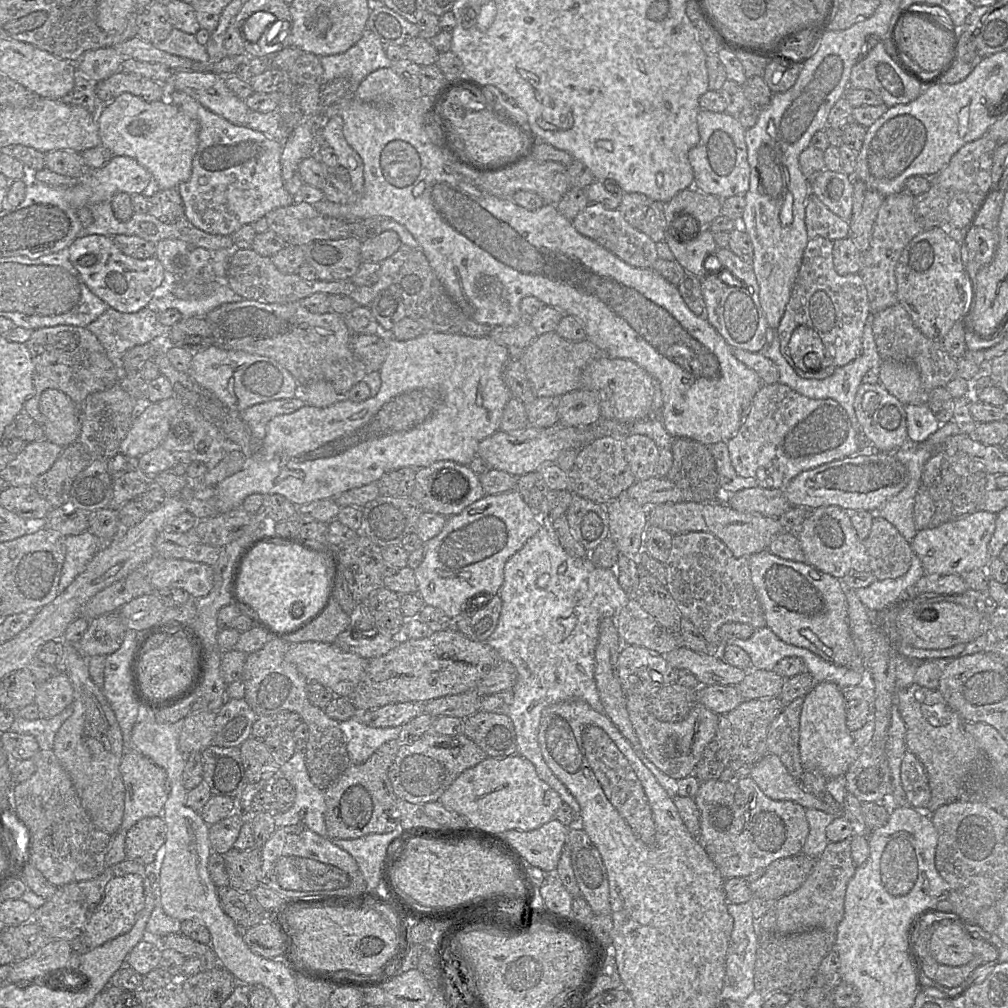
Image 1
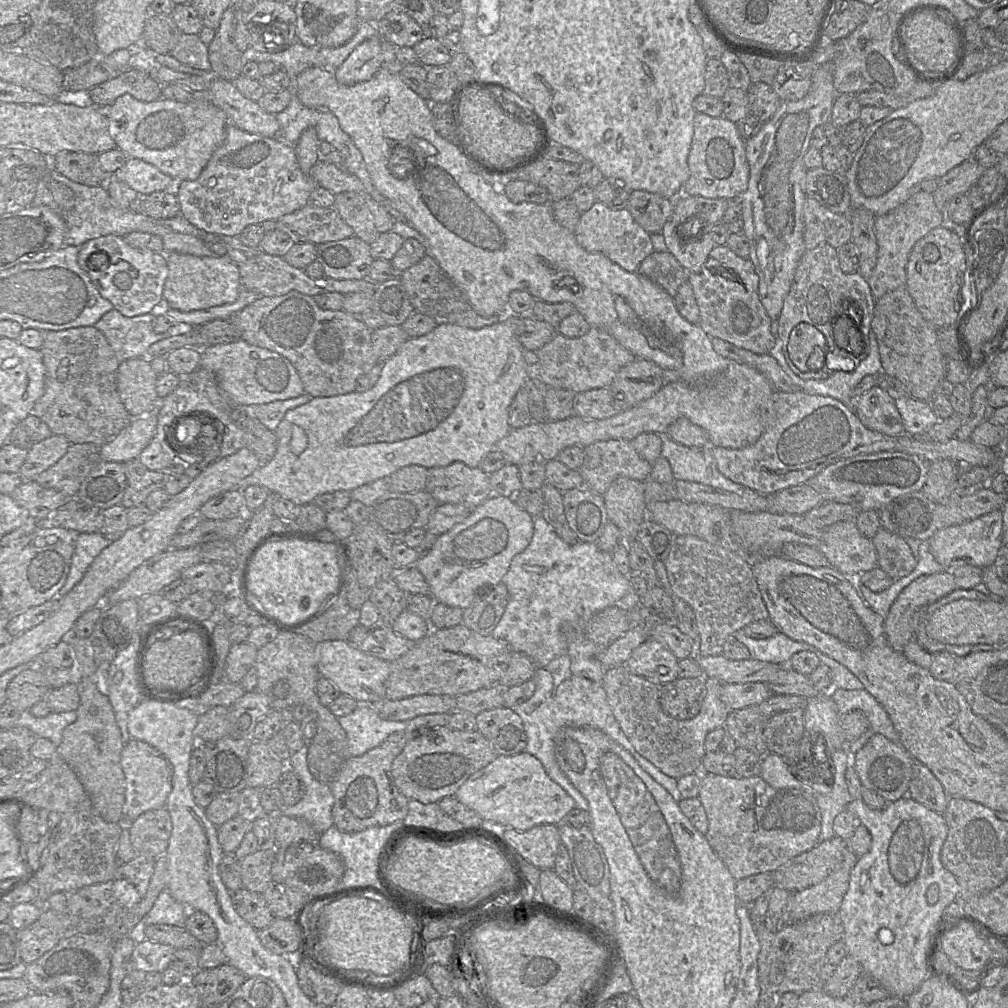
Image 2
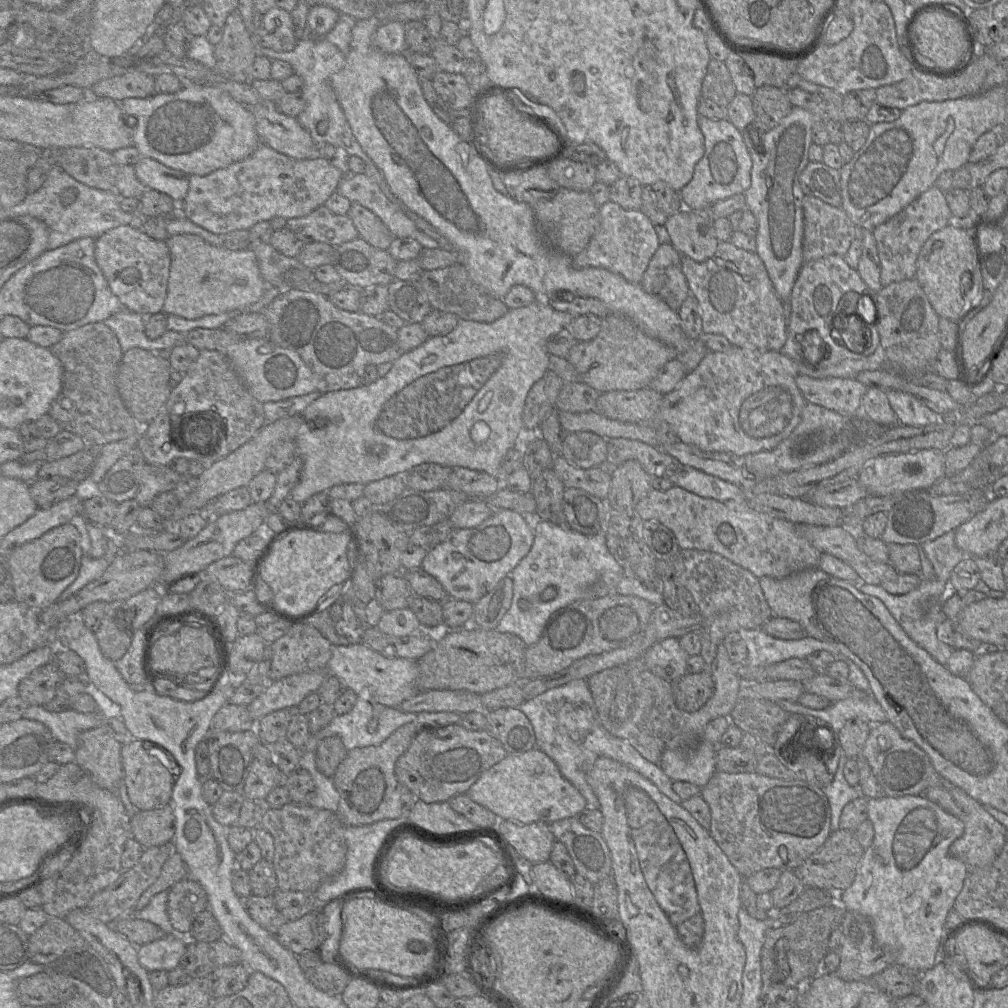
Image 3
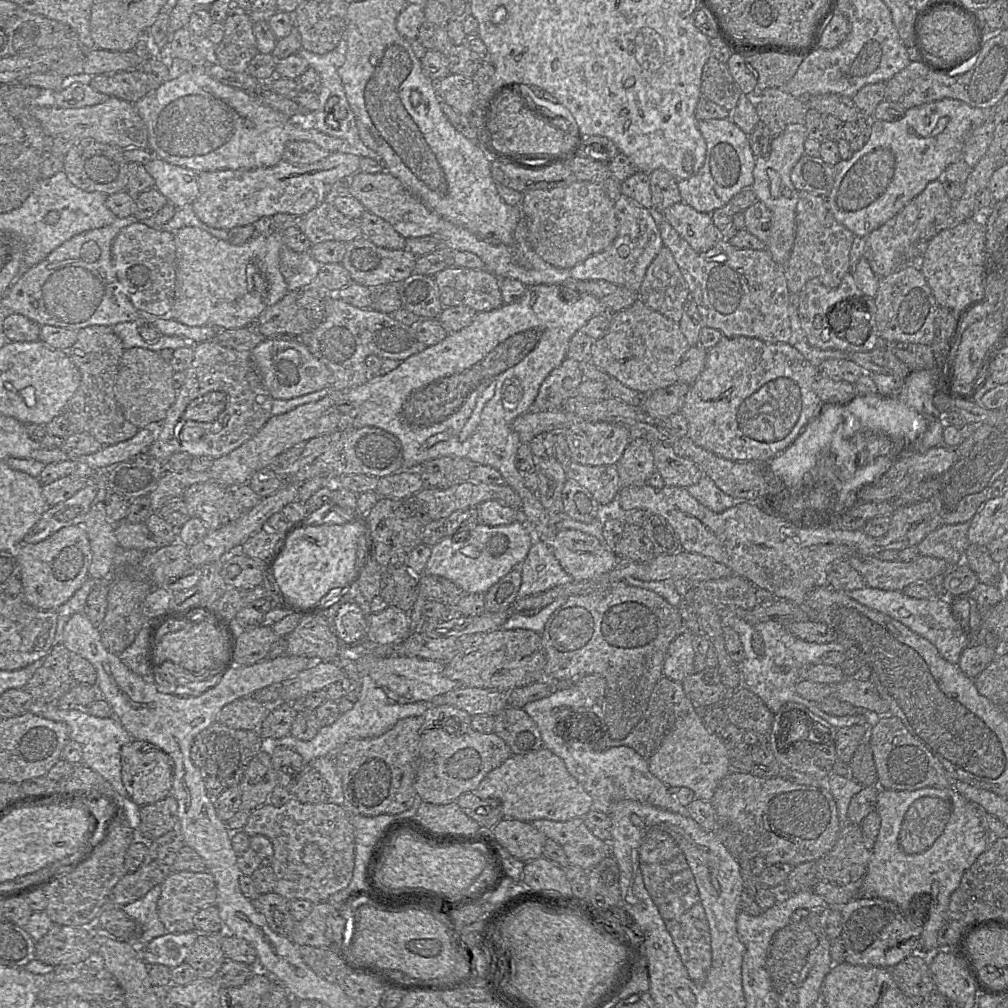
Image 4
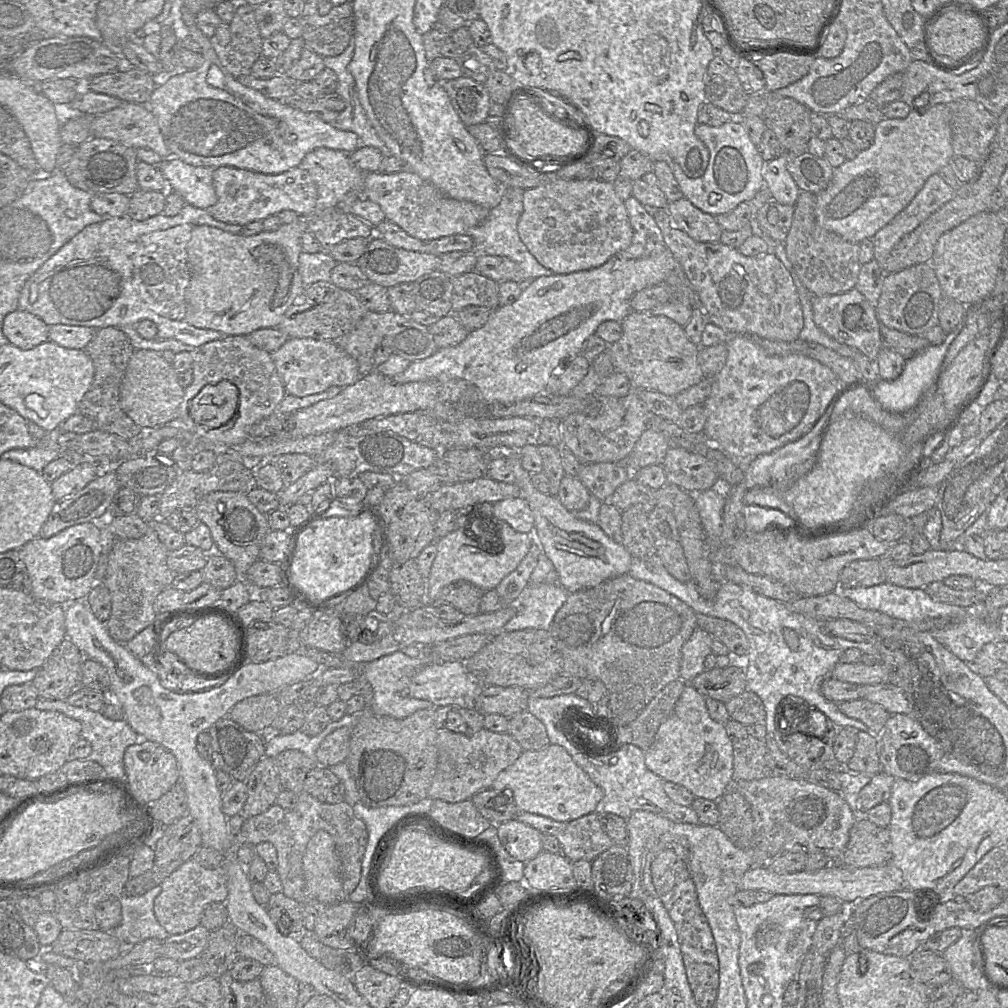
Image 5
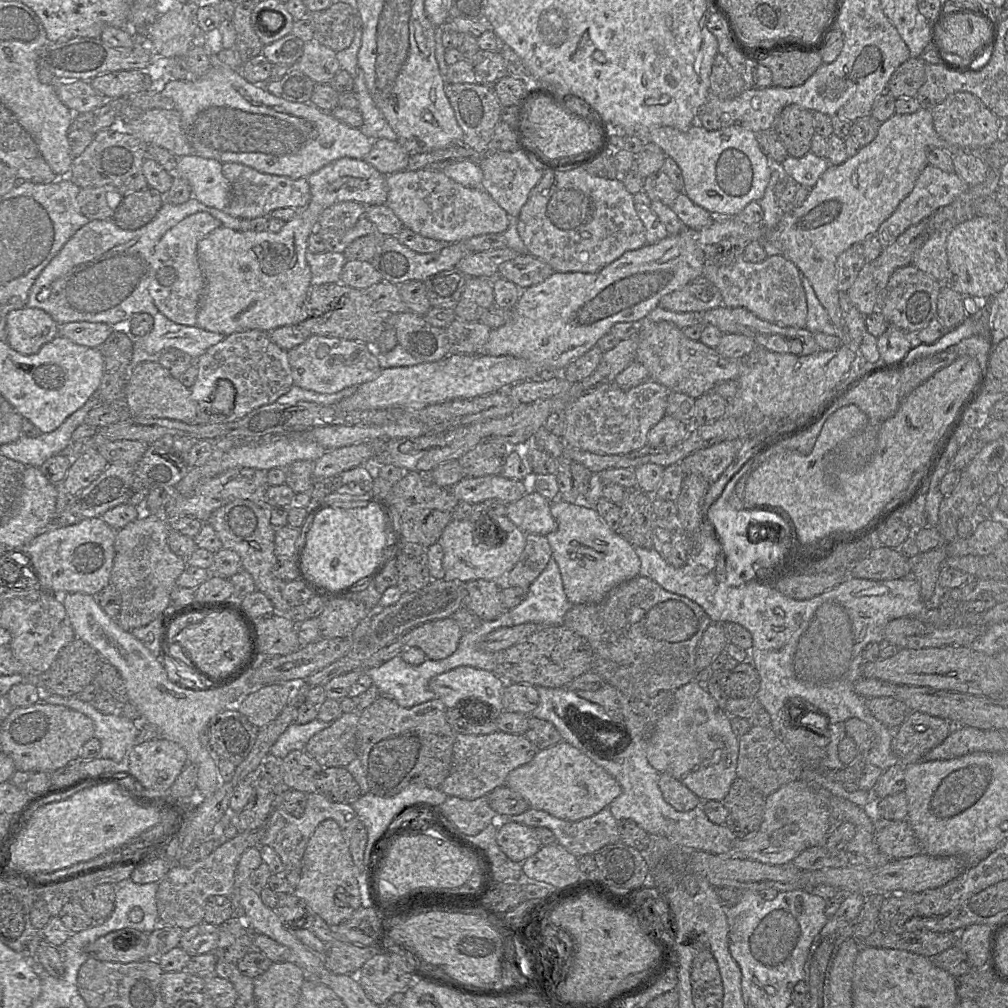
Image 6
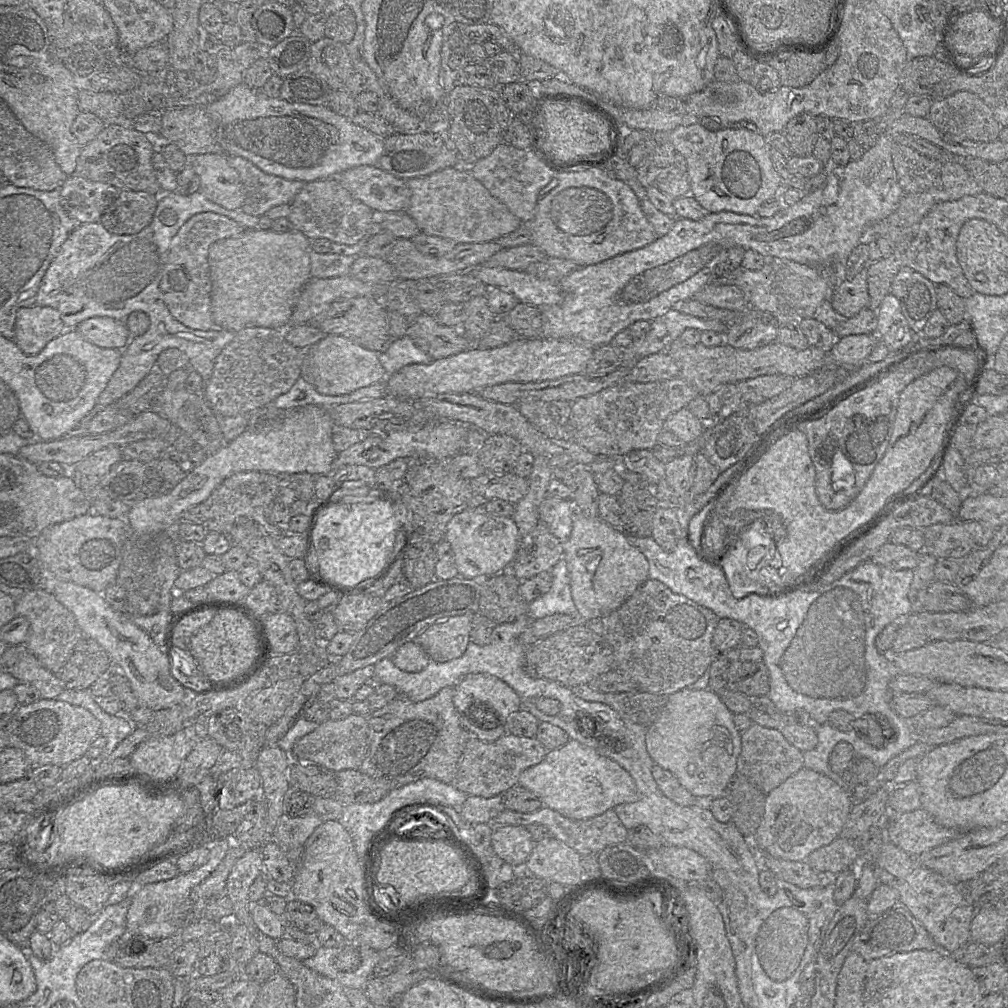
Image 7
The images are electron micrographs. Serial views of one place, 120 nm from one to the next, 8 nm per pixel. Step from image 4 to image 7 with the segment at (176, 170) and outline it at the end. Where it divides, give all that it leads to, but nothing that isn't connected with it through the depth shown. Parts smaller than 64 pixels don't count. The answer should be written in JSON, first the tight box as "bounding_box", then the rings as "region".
{"bounding_box":[187,153,245,210],"region":[[[224,153],[187,156],[200,178],[200,189],[206,198],[228,210],[240,209],[245,198],[245,188],[238,172],[229,165]]]}

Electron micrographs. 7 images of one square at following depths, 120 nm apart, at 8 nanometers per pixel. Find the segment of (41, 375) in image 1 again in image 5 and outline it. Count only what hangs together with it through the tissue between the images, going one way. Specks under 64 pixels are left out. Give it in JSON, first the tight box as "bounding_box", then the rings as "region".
{"bounding_box":[77,327,142,440],"region":[[[105,327],[96,329],[92,340],[84,348],[91,358],[95,373],[89,390],[78,404],[77,413],[90,418],[95,430],[105,431],[129,440],[142,429],[137,425],[120,406],[120,386],[124,377],[129,359],[135,351],[129,337],[118,327]]]}

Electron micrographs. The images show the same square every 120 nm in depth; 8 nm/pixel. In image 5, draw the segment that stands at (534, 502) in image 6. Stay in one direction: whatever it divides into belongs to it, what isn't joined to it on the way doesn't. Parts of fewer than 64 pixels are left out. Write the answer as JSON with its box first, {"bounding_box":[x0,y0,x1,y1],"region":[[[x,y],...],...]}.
{"bounding_box":[493,496,534,535],"region":[[[518,496],[494,503],[493,515],[493,519],[505,521],[516,531],[533,535],[534,515],[523,497]]]}

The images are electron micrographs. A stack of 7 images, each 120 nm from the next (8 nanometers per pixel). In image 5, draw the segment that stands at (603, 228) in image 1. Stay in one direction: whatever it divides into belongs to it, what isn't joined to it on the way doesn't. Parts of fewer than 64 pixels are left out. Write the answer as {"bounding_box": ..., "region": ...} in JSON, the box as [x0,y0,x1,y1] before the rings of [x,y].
{"bounding_box":[615,196,667,259],"region":[[[633,196],[624,201],[633,237],[630,246],[620,251],[615,257],[639,259],[655,256],[667,249],[661,230],[644,206]]]}

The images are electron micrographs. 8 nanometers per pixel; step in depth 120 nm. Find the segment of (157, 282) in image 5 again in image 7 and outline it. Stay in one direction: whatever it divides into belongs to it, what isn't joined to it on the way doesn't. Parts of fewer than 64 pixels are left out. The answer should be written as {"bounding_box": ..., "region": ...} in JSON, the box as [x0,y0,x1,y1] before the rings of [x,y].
{"bounding_box":[159,212,244,330],"region":[[[203,212],[192,216],[178,230],[166,250],[166,262],[159,289],[161,298],[170,313],[185,326],[195,330],[220,329],[211,312],[211,279],[208,263],[209,247],[216,241],[235,237],[244,230],[238,223],[226,216]]]}

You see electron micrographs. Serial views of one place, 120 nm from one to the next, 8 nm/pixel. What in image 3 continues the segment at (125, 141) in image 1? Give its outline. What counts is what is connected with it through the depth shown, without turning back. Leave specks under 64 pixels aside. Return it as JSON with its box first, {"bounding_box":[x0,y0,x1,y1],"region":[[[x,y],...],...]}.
{"bounding_box":[118,82,262,176],"region":[[[184,82],[184,87],[176,93],[157,92],[147,98],[126,98],[118,103],[125,115],[133,116],[137,120],[133,145],[141,155],[188,175],[205,176],[228,167],[249,157],[262,143],[256,131],[255,117],[249,108],[226,91],[203,83]]]}

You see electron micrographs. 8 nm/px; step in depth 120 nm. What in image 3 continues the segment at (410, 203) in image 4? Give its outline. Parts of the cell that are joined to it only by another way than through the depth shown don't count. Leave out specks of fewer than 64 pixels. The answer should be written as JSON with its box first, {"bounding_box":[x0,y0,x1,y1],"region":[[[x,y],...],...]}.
{"bounding_box":[337,173,418,237],"region":[[[365,173],[345,174],[337,191],[351,202],[358,202],[372,211],[395,237],[411,237],[418,230],[401,207],[391,202],[378,184]]]}

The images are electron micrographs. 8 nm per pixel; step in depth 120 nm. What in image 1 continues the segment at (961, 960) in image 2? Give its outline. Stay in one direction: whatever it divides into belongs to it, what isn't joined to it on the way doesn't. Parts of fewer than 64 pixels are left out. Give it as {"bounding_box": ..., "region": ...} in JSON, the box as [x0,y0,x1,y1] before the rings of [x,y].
{"bounding_box":[930,920,974,967],"region":[[[940,920],[930,939],[931,956],[940,964],[960,967],[974,957],[970,936],[953,920]]]}

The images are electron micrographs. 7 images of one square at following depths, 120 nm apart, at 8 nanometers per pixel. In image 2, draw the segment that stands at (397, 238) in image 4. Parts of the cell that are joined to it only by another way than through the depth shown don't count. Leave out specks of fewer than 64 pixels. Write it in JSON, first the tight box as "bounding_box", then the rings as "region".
{"bounding_box":[334,191,379,245],"region":[[[351,191],[336,194],[334,208],[357,237],[369,245],[377,240],[379,232],[363,195]]]}

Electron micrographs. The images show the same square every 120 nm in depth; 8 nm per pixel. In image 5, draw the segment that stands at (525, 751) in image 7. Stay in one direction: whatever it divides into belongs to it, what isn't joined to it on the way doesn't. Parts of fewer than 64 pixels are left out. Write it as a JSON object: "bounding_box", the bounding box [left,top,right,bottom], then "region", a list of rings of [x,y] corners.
{"bounding_box":[428,728,523,803],"region":[[[484,728],[473,735],[437,730],[437,750],[437,767],[428,797],[449,803],[471,800],[476,793],[491,788],[499,773],[523,753],[519,743],[508,733],[495,733]]]}

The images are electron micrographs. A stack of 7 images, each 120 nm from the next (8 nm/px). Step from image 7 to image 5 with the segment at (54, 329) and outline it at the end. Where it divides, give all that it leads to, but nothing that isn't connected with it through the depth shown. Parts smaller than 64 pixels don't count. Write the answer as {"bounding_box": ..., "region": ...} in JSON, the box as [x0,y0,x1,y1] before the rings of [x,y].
{"bounding_box":[2,309,48,350],"region":[[[19,309],[5,316],[2,330],[8,342],[22,350],[48,341],[48,326],[39,317]]]}

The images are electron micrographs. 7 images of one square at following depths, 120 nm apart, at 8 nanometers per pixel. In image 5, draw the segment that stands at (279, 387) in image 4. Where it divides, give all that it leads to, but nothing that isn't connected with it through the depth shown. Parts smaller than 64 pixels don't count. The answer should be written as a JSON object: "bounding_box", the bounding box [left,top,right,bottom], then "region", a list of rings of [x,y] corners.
{"bounding_box":[270,338,362,397],"region":[[[289,338],[278,350],[270,354],[286,393],[297,397],[321,393],[333,386],[350,386],[362,377],[357,360],[335,341]]]}

